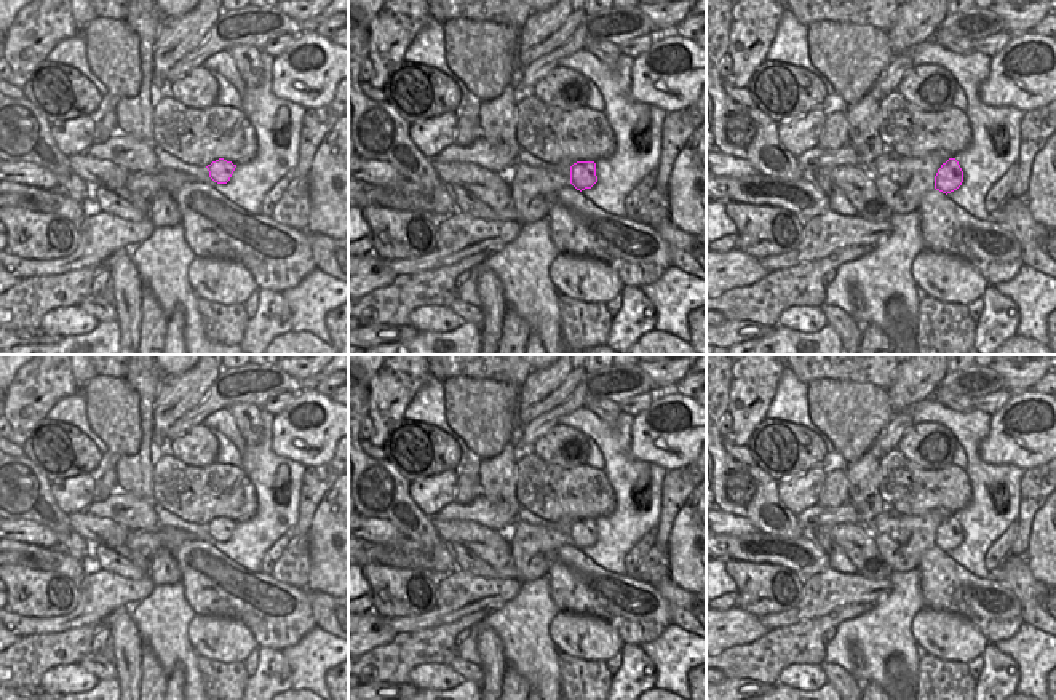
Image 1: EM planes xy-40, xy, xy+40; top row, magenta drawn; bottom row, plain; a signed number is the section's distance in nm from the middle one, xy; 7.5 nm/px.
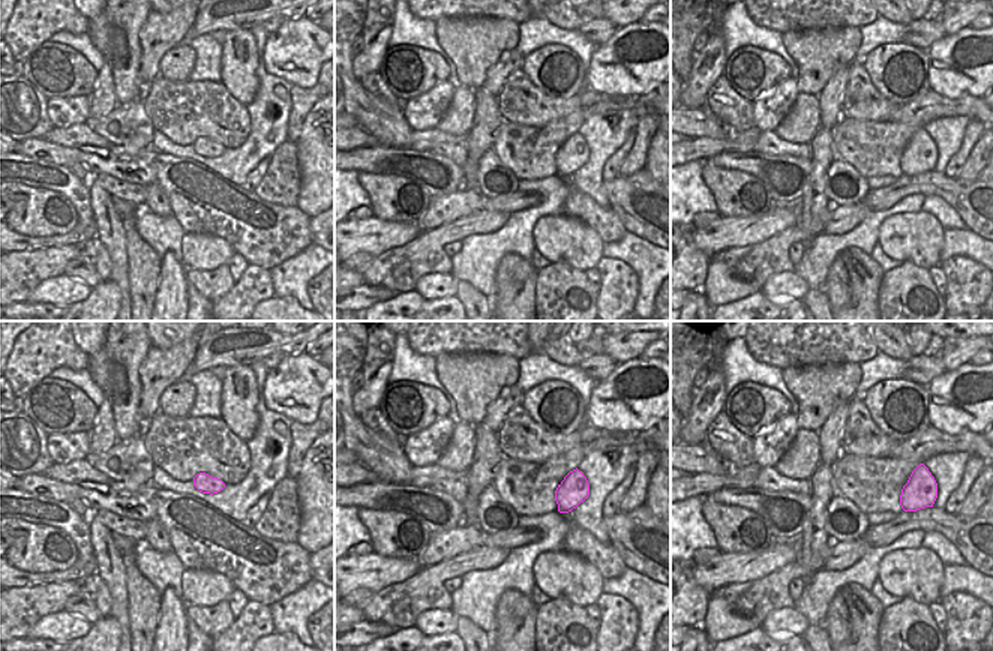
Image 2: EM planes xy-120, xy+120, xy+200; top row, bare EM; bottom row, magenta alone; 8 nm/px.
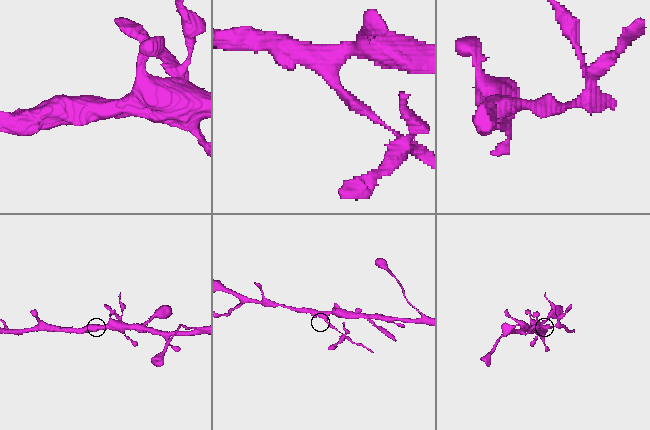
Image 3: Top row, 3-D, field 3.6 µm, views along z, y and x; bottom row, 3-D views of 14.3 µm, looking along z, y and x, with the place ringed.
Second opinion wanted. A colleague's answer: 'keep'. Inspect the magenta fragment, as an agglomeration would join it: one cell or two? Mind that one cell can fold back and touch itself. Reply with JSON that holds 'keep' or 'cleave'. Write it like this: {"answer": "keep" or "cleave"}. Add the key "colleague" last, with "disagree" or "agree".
{"answer": "cleave", "colleague": "disagree"}

